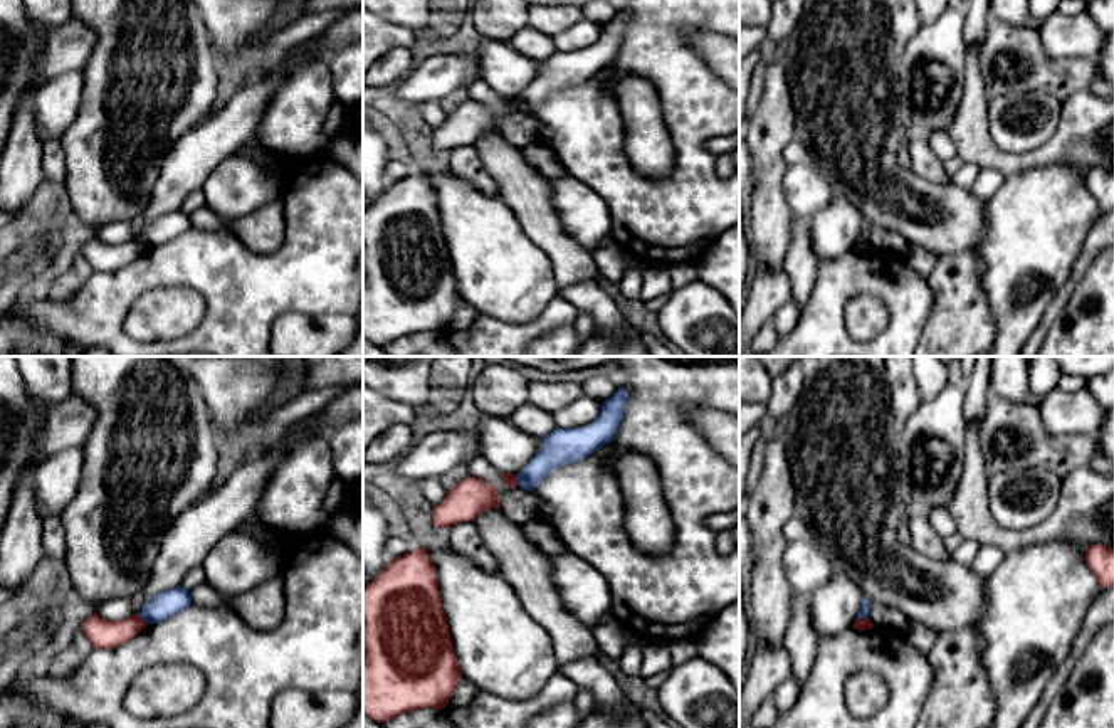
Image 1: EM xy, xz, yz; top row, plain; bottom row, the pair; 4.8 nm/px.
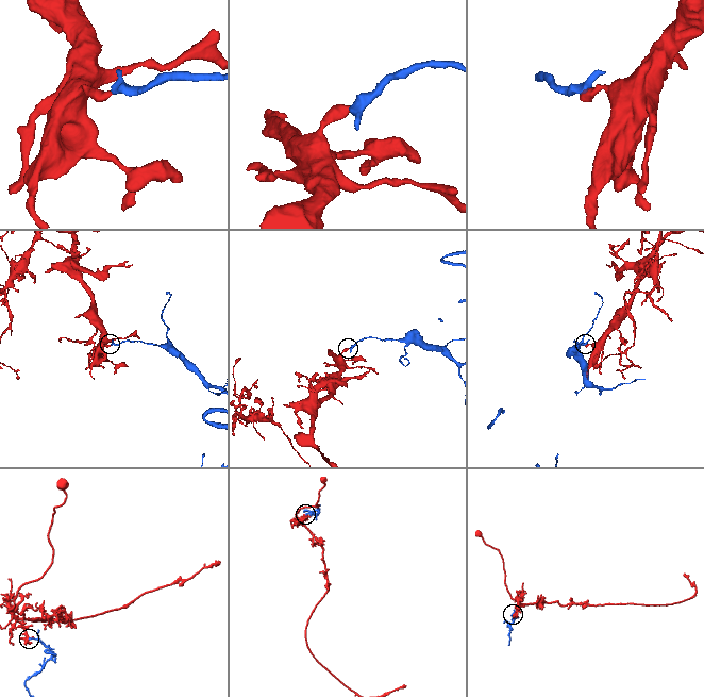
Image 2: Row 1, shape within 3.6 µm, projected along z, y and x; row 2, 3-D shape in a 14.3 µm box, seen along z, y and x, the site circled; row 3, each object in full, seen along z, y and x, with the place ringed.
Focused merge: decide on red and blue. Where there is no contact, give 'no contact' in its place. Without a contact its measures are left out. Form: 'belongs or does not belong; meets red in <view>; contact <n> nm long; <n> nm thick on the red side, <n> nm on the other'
does not belong; meets red in xz; contact 60 nm long; 60 nm thick on the red side, 160 nm on the other

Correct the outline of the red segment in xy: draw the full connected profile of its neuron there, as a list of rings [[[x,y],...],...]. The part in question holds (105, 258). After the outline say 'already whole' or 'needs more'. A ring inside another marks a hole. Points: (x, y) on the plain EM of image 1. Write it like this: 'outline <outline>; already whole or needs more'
outline [[[94,235],[84,244],[81,256],[91,264],[94,272],[113,272],[131,264],[146,249],[138,237],[121,244],[106,244]]]; already whole

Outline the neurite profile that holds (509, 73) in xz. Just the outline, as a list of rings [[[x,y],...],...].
[[[482,37],[472,50],[481,79],[499,96],[519,98],[536,77],[538,61],[514,50],[506,40]]]

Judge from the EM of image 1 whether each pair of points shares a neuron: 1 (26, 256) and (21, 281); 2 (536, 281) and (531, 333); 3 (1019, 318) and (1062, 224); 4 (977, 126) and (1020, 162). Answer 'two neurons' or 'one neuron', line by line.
1: two neurons
2: two neurons
3: one neuron
4: one neuron

